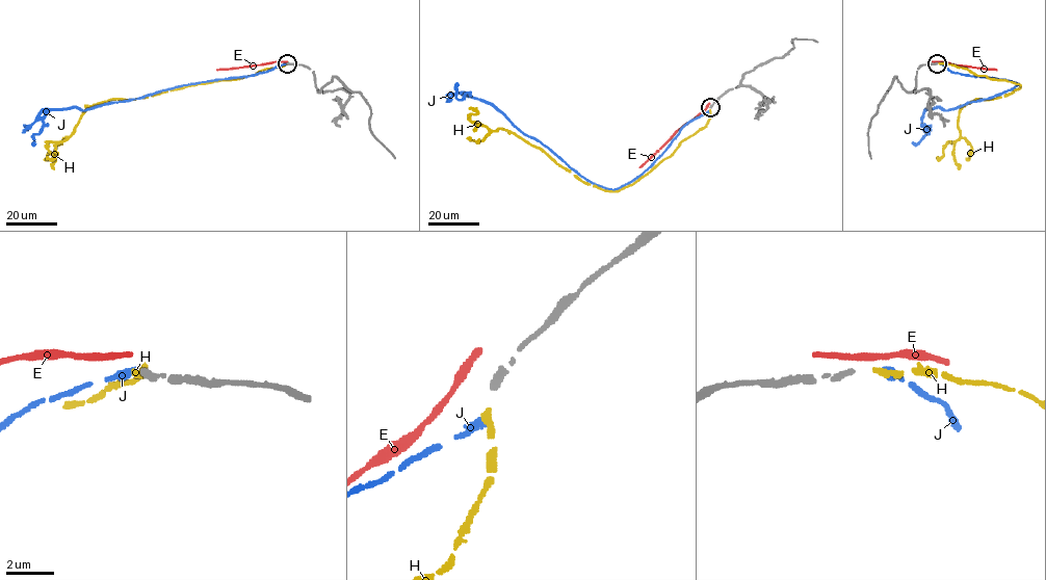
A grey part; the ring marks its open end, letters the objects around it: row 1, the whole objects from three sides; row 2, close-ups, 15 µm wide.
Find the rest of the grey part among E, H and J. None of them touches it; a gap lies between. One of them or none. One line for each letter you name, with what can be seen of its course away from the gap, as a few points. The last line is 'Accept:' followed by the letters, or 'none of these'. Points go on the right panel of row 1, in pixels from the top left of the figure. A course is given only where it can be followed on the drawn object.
H: it runs (939, 63), (1021, 85), (1010, 94), (965, 104), (959, 112), (960, 137), (949, 141), (943, 155), (938, 156)
Accept: H

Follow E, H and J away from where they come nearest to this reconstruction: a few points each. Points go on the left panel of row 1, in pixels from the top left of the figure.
E: (285, 61), (216, 70)
H: (287, 63), (240, 78), (94, 104), (84, 112), (68, 137), (47, 142), (54, 157), (46, 156)
J: (287, 63), (251, 76), (176, 86), (85, 110), (50, 109), (42, 130), (33, 134), (34, 142)

